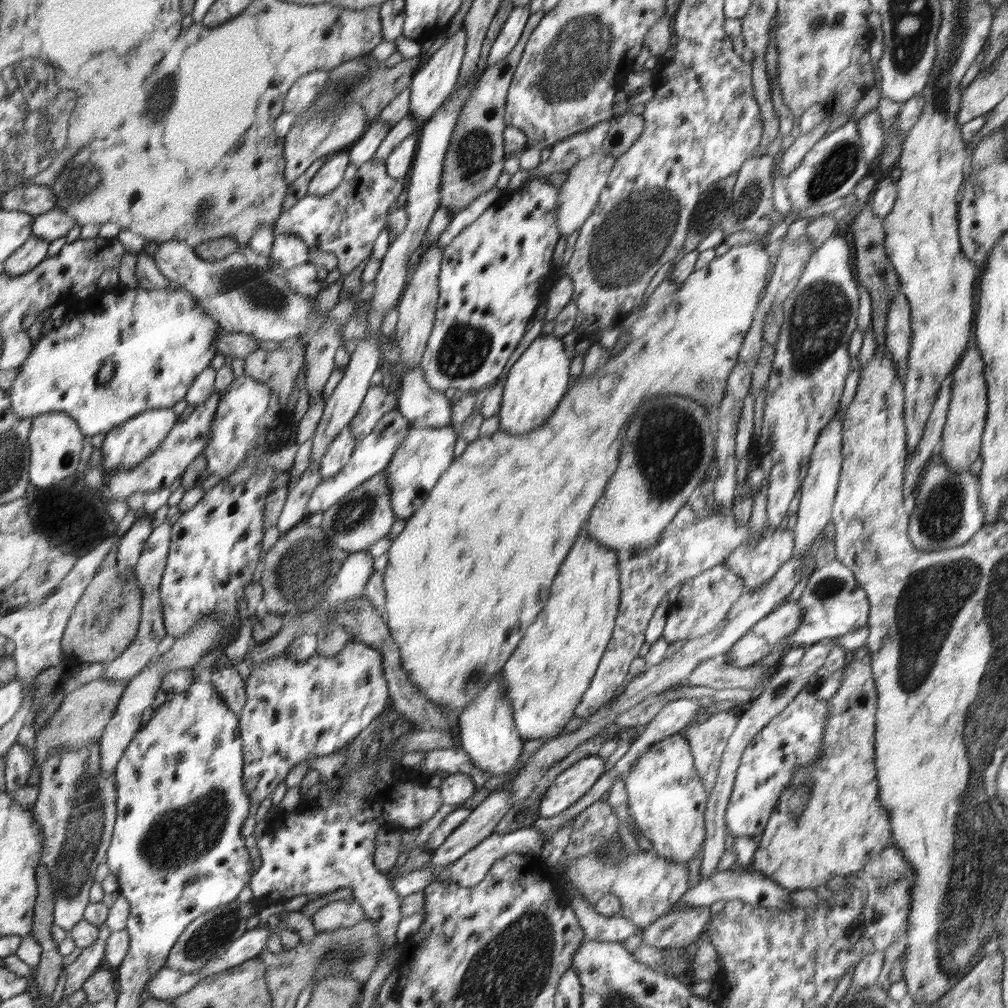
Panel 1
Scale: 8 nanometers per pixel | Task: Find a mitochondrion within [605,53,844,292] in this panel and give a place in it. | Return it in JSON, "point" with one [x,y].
{"point":[715,203]}

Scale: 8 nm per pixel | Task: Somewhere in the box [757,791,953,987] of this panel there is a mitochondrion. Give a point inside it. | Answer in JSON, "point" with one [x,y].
{"point":[892,877]}

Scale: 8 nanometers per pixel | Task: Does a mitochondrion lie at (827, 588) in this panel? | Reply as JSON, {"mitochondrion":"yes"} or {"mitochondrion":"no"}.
{"mitochondrion":"yes"}

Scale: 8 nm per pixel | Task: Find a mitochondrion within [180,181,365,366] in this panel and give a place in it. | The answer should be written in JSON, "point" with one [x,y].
{"point":[250,283]}

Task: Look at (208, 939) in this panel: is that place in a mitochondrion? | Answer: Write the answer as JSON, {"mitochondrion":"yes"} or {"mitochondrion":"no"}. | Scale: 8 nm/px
{"mitochondrion":"yes"}

